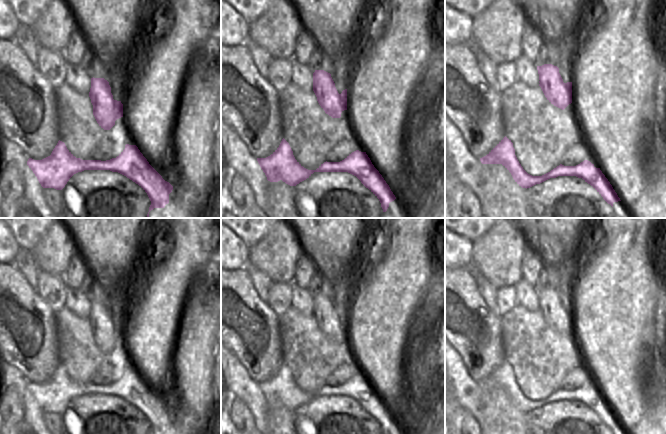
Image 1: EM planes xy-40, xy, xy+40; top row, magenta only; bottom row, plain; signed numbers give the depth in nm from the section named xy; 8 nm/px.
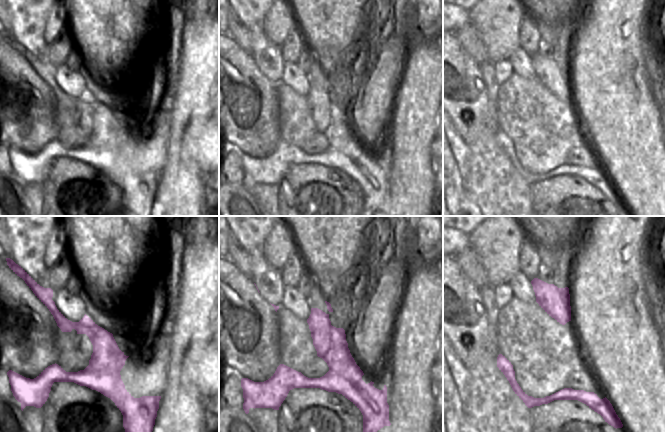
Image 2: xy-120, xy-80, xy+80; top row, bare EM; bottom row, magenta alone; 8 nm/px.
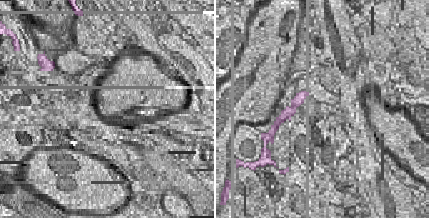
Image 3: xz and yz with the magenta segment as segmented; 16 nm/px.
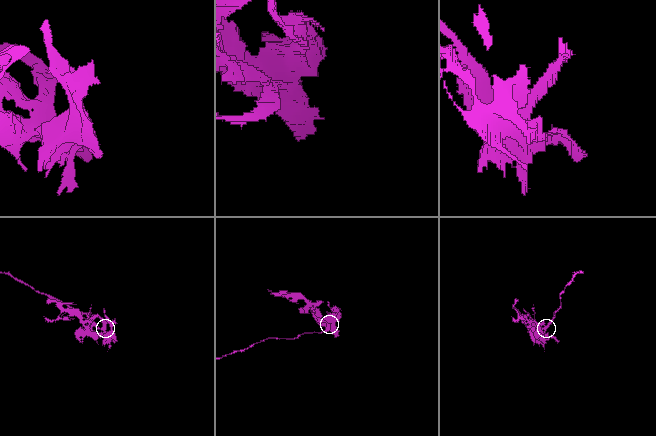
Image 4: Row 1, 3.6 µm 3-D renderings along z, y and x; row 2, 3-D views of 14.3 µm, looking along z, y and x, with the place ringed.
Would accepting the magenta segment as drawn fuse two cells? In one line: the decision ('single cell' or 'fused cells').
fused cells

